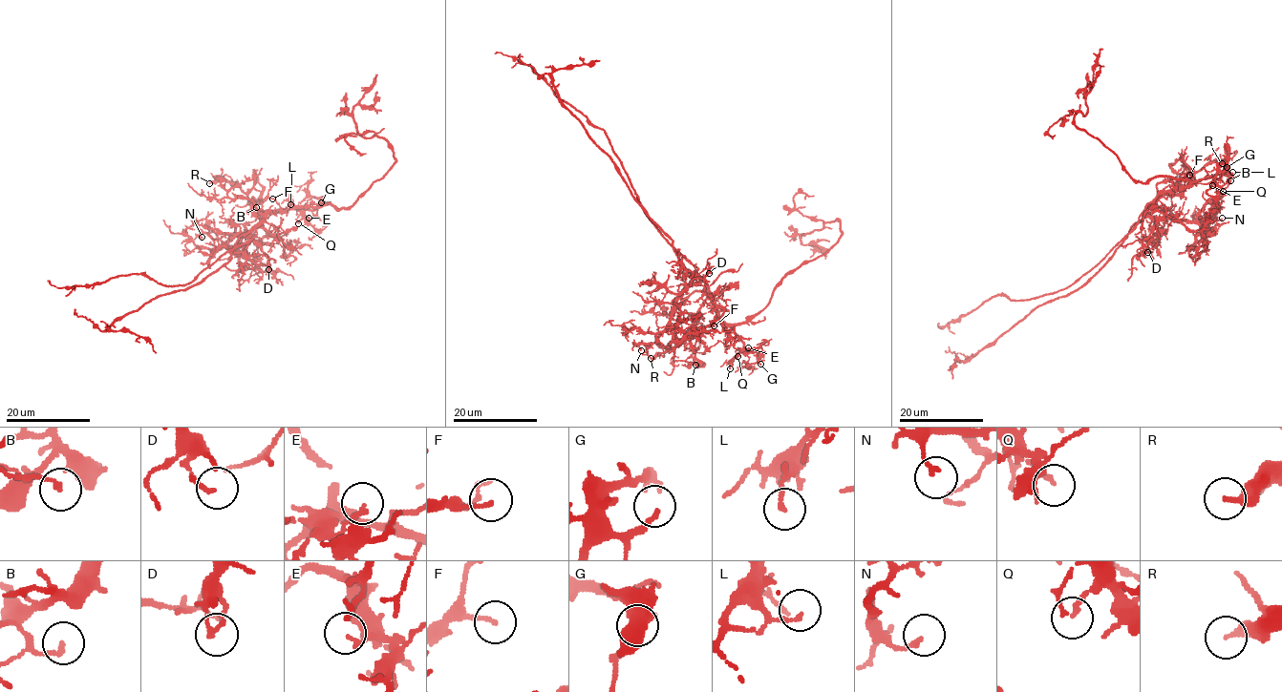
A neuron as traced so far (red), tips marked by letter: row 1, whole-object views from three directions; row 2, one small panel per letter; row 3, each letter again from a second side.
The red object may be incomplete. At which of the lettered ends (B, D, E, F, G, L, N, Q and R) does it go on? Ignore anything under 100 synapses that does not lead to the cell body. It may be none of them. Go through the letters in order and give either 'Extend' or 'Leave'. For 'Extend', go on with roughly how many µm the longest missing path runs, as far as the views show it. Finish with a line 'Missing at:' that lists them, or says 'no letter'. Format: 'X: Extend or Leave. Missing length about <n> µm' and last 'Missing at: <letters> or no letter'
B: Leave
D: Leave
E: Leave
F: Leave
G: Extend. Missing length about 70 µm
L: Leave
N: Leave
Q: Leave
R: Leave
Missing at: G

